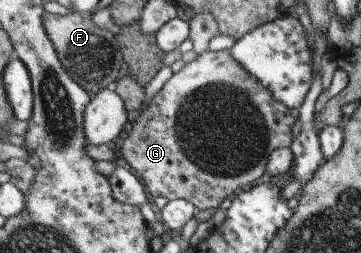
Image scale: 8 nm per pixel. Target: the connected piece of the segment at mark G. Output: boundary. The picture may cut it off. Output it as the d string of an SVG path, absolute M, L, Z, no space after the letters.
M231 48L218 52L205 52L199 55L194 61L186 64L177 74L174 74L155 94L152 101L145 111L143 111L138 119L134 122L132 132L123 142L120 152L123 159L129 164L131 170L144 184L150 198L164 197L168 201L174 199L184 199L191 202L197 211L207 210L210 208L219 209L225 198L231 198L231 194L235 194L239 188L245 188L249 184L255 184L263 174L267 171L271 154L280 147L291 147L294 144L293 126L298 122L298 118L293 118L289 108L278 102L274 98L274 94L263 86L261 81L257 81L235 58L231 55Z

